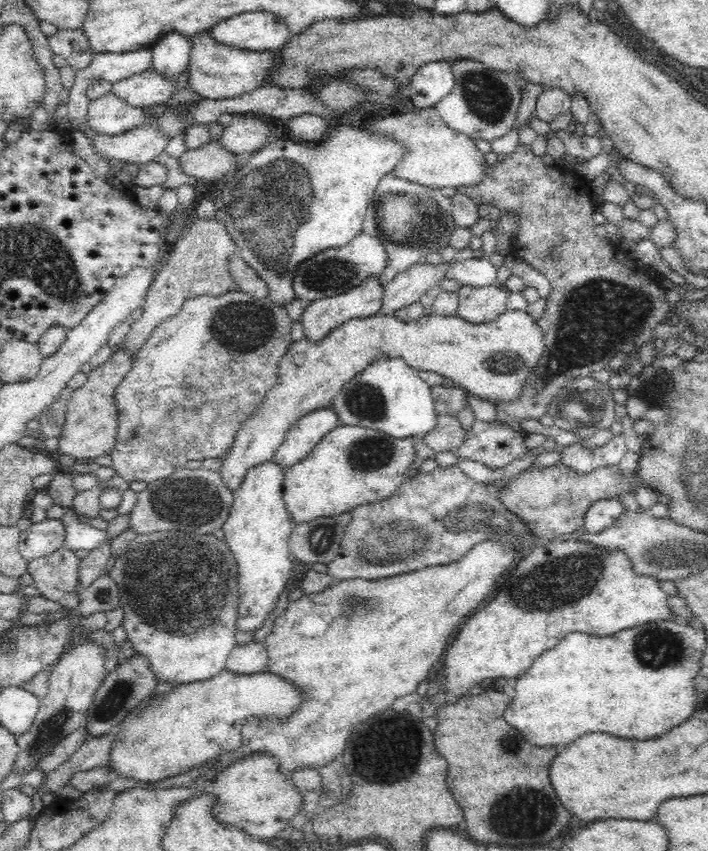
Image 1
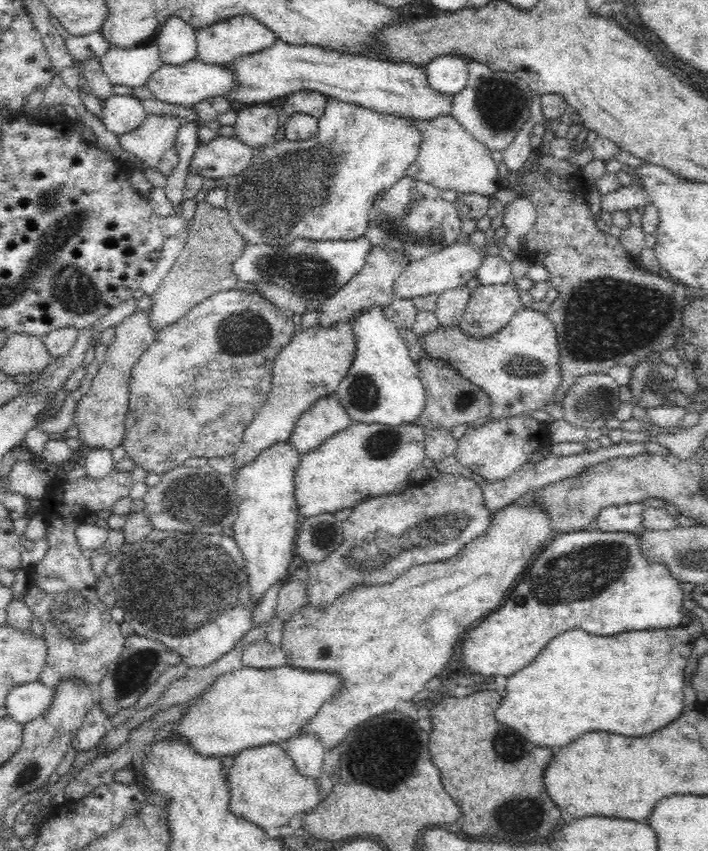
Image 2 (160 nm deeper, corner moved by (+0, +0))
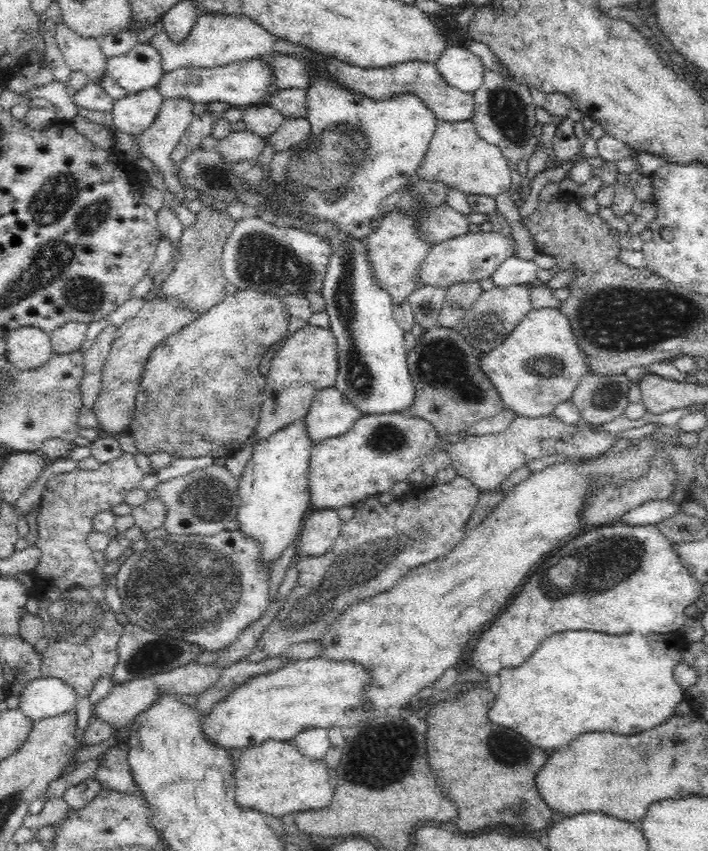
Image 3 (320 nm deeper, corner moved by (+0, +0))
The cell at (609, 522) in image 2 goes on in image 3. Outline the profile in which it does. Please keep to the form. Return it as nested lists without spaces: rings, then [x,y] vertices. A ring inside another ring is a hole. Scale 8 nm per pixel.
[[[668,498],[664,500],[649,500],[640,506],[633,508],[630,512],[623,514],[615,522],[622,522],[630,526],[646,526],[646,524],[657,525],[663,520],[672,518],[680,510],[680,504],[670,501]]]

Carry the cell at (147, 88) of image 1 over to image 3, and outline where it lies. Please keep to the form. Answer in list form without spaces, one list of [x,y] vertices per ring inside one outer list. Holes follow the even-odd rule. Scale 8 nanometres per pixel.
[[[266,58],[238,60],[226,66],[214,68],[177,68],[163,73],[156,87],[165,99],[188,98],[192,103],[226,103],[231,107],[246,108],[263,104],[264,98],[270,96],[273,72]]]

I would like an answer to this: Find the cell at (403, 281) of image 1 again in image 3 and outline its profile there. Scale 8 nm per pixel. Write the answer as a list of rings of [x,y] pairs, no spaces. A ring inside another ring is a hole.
[[[480,231],[477,234],[468,233],[464,236],[456,236],[430,249],[417,270],[417,283],[419,286],[437,284],[449,287],[456,282],[480,281],[482,278],[491,277],[504,260],[516,257],[516,250],[517,243],[512,234],[509,237],[502,231]]]

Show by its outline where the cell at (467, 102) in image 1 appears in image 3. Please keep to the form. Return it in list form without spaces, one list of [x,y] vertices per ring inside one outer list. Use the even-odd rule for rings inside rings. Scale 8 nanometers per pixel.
[[[486,69],[482,86],[474,92],[474,103],[476,112],[471,122],[482,141],[498,146],[510,164],[528,162],[534,156],[533,152],[540,146],[540,140],[534,132],[538,124],[536,113],[539,110],[533,104],[526,84],[506,81],[499,73]]]

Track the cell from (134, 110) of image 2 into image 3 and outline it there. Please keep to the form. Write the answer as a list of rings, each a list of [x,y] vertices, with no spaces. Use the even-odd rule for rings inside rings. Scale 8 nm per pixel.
[[[150,87],[138,93],[126,94],[114,102],[115,129],[130,135],[145,132],[158,118],[158,112],[165,102],[157,87]]]

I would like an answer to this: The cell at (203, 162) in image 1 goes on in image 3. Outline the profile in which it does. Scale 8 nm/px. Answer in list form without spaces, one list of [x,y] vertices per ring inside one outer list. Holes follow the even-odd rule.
[[[246,129],[239,132],[234,131],[230,136],[222,138],[215,148],[220,152],[224,161],[236,163],[239,161],[256,160],[267,145],[269,144],[264,137]]]

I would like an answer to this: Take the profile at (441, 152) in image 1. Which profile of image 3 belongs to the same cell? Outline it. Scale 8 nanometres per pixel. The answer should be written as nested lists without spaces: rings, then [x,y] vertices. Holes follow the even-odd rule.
[[[468,120],[454,123],[440,121],[416,175],[426,181],[447,184],[466,195],[495,197],[513,186],[508,159],[498,146],[482,141],[474,123]]]

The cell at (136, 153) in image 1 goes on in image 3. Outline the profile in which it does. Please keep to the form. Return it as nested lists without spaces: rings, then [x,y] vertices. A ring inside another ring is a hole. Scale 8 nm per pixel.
[[[168,98],[165,100],[164,104],[162,104],[162,108],[160,108],[160,112],[158,112],[158,118],[154,120],[154,124],[145,132],[136,135],[136,143],[138,143],[142,155],[156,165],[156,169],[160,170],[160,173],[162,173],[167,190],[174,194],[176,202],[183,205],[186,205],[189,200],[185,198],[184,186],[180,184],[178,178],[175,176],[171,155],[172,151],[180,144],[182,136],[186,134],[186,130],[188,130],[188,126],[190,126],[193,116],[194,103],[188,101],[188,98]]]

